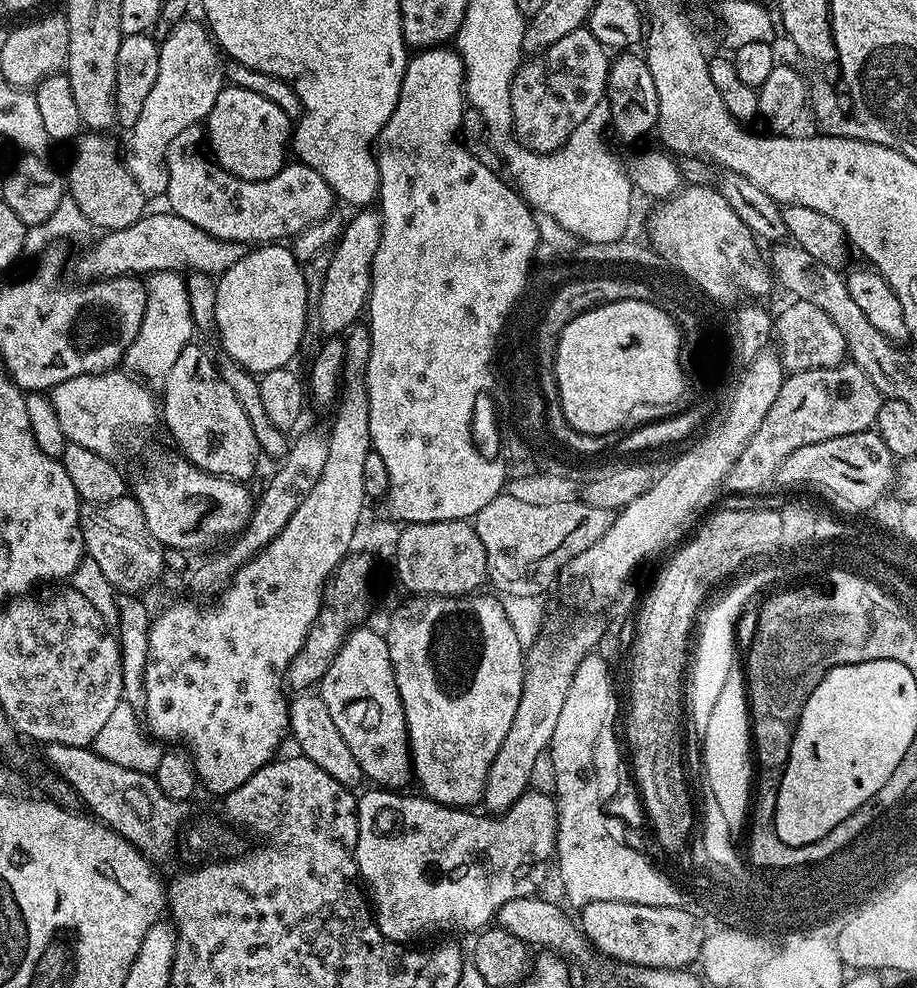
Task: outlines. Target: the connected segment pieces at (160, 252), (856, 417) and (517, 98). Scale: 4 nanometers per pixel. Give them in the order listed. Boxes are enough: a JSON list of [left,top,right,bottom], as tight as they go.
[[76,210,245,282],[730,362,882,492],[510,26,610,152]]

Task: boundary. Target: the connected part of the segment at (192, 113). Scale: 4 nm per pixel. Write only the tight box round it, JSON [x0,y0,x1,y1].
[122,18,226,198]

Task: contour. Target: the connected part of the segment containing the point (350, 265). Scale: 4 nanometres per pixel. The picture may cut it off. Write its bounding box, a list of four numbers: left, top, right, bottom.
[315,210,382,338]

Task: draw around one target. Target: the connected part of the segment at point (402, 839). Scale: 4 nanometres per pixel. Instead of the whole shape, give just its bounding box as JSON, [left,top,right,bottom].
[356,786,558,945]

